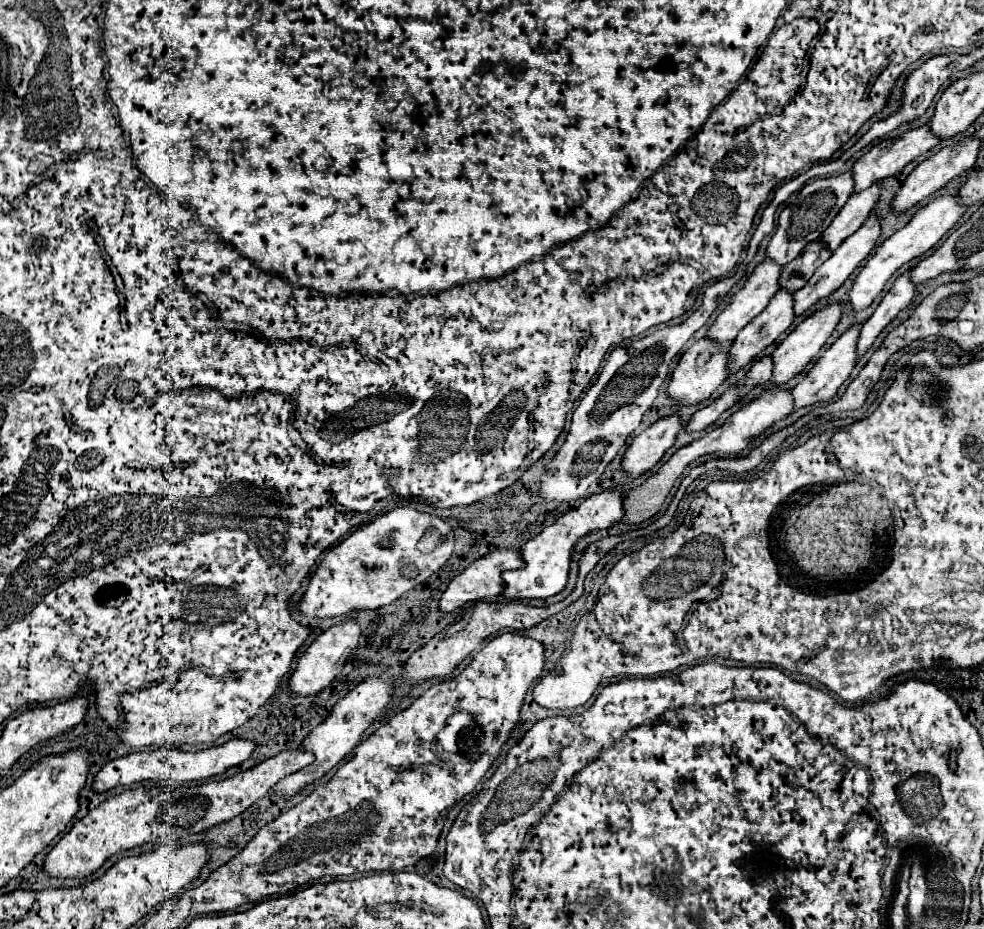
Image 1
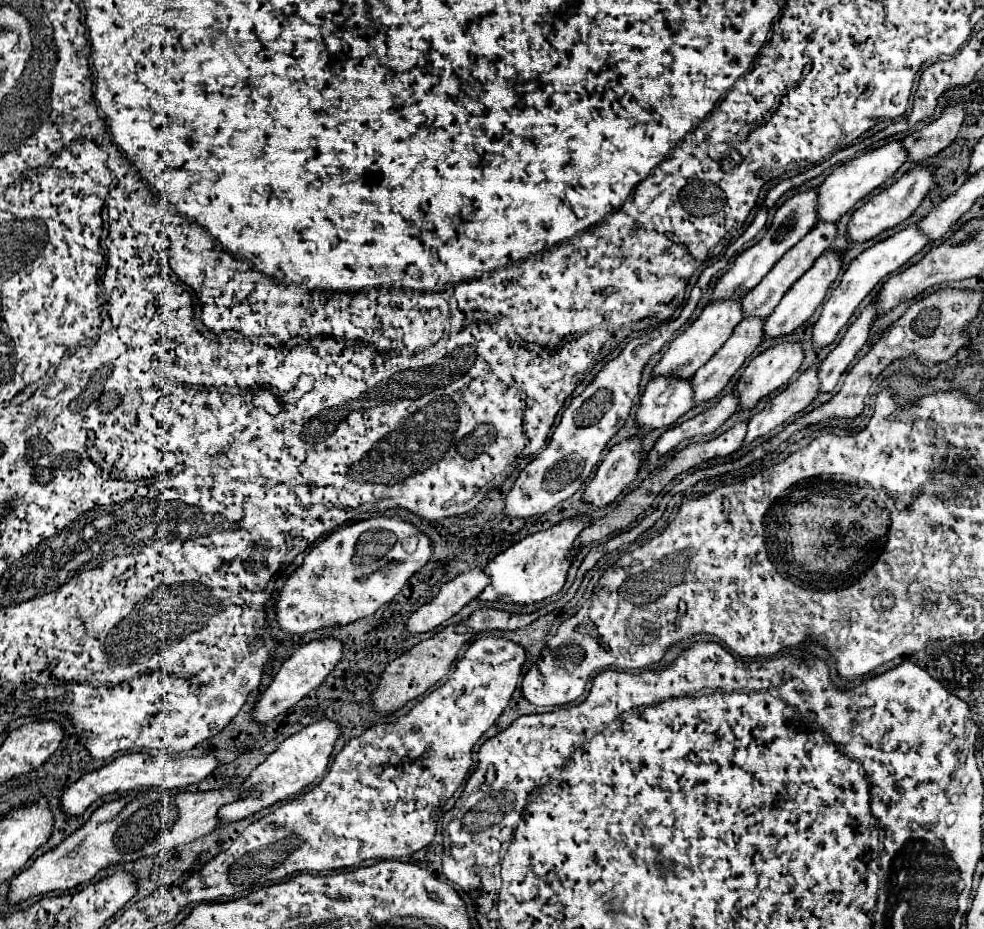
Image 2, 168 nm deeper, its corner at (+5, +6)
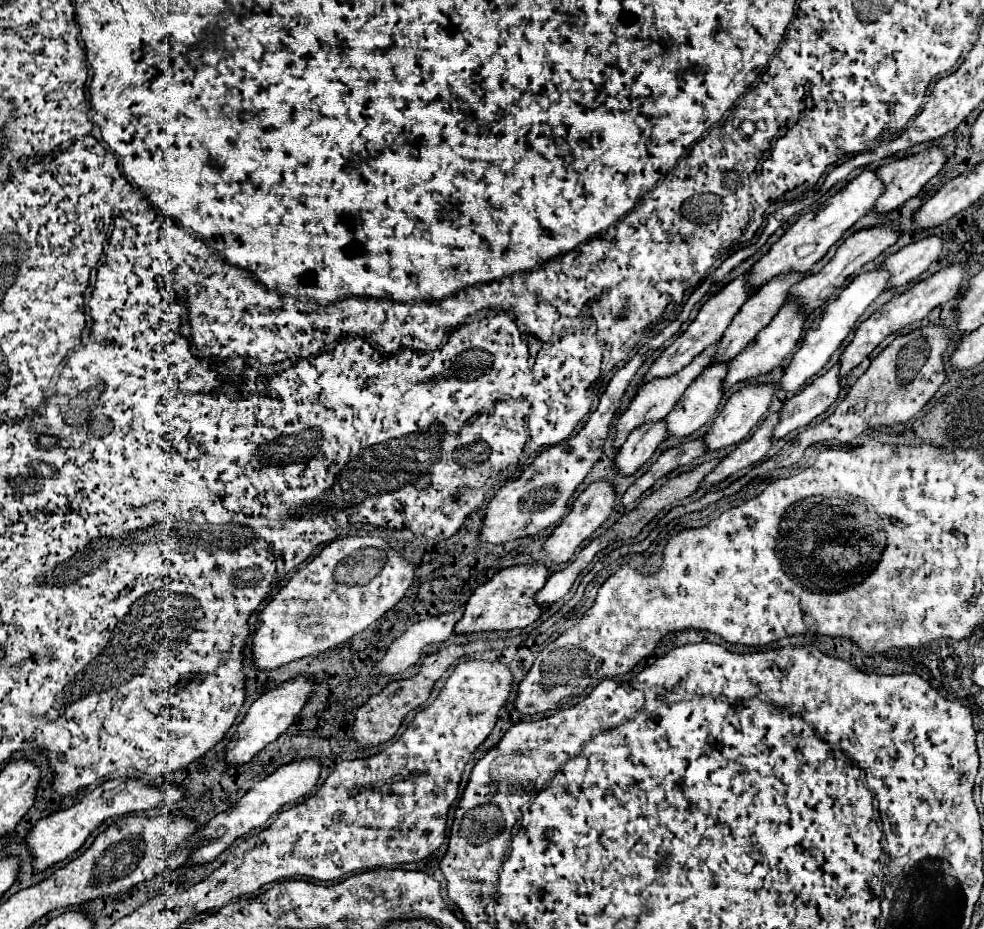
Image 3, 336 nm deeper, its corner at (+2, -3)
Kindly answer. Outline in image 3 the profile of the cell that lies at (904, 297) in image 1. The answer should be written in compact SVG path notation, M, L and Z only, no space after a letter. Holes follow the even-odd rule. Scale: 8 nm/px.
M839 363L833 365L825 375L817 377L811 385L807 385L801 393L791 397L781 413L781 423L775 427L775 439L783 439L791 431L809 425L815 417L825 413L829 405L837 399L839 395Z

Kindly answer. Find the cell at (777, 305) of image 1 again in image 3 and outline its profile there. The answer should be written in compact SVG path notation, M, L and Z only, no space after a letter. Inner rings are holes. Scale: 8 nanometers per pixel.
M713 363L695 379L695 383L683 393L683 399L665 417L671 437L685 437L701 429L715 415L721 397L725 393L723 383L729 371L729 363Z

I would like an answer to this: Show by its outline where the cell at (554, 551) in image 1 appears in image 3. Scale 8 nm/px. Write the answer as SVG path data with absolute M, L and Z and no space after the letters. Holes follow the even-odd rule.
M535 561L497 571L487 583L479 585L477 591L471 595L471 599L465 605L463 617L455 625L455 633L479 633L479 631L493 631L493 629L509 631L509 629L531 625L549 609L535 603L535 595L537 591L543 589L549 575L551 575L549 567Z

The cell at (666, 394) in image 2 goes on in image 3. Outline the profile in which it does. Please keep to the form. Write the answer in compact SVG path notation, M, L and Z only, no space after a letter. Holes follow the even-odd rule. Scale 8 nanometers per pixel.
M665 419L653 421L653 423L643 423L641 427L633 429L623 447L619 449L615 467L623 475L635 473L645 461L651 459L655 453L657 445L667 439L667 423Z

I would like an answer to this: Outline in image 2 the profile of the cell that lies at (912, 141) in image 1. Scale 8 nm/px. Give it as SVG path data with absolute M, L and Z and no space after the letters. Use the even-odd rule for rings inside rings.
M898 140L888 142L886 146L880 146L876 150L870 150L846 164L840 164L820 186L818 186L818 222L838 222L846 212L854 208L856 202L860 202L864 196L868 196L872 190L882 186L890 176L896 174L896 170L906 162L906 152Z

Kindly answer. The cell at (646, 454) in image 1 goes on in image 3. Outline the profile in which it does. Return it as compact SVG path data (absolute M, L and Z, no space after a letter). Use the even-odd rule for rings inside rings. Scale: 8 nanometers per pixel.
M595 481L591 483L575 501L573 501L573 507L571 511L567 513L567 517L563 517L563 521L555 527L555 531L551 533L551 537L545 541L545 551L547 555L557 561L557 563L563 563L563 561L569 561L575 553L575 549L591 537L591 533L595 533L607 519L609 515L613 513L613 501L617 499L617 493L613 489L613 483L611 481Z

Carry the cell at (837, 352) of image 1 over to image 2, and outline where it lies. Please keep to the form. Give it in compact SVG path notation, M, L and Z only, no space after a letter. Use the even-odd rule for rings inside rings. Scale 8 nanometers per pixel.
M818 364L812 366L810 370L802 372L798 376L798 380L790 382L782 392L778 392L774 398L770 398L766 402L764 410L760 410L748 422L748 432L742 442L742 448L750 446L756 438L766 436L774 428L782 426L788 418L792 418L792 414L798 414L810 406L810 402L816 398L816 392L818 392L816 368L818 368Z

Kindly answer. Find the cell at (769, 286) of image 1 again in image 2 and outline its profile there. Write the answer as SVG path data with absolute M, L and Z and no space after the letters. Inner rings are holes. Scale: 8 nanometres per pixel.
M736 300L736 302L712 302L710 306L706 306L702 310L702 314L698 316L698 320L692 322L682 334L678 334L674 338L674 342L670 344L670 348L666 350L662 360L654 366L652 378L676 376L676 378L682 378L682 380L690 380L696 374L696 370L700 366L704 366L722 348L722 344L730 338L732 330L742 320L740 312L742 312L740 300Z

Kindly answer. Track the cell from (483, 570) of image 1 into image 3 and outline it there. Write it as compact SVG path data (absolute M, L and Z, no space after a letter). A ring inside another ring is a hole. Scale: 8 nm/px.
M457 607L455 611L437 615L433 619L423 619L411 625L399 639L391 643L385 657L377 663L375 673L379 675L397 675L413 667L421 653L429 653L437 649L443 641L449 639L453 633L455 623L461 619L465 607Z

